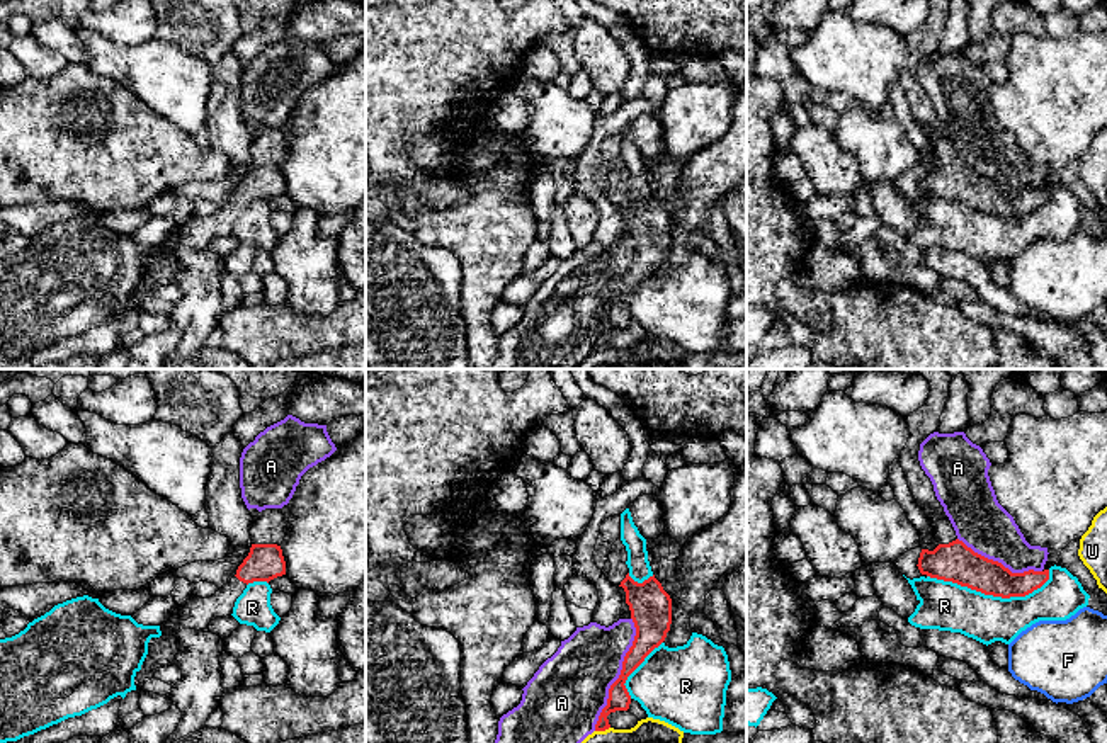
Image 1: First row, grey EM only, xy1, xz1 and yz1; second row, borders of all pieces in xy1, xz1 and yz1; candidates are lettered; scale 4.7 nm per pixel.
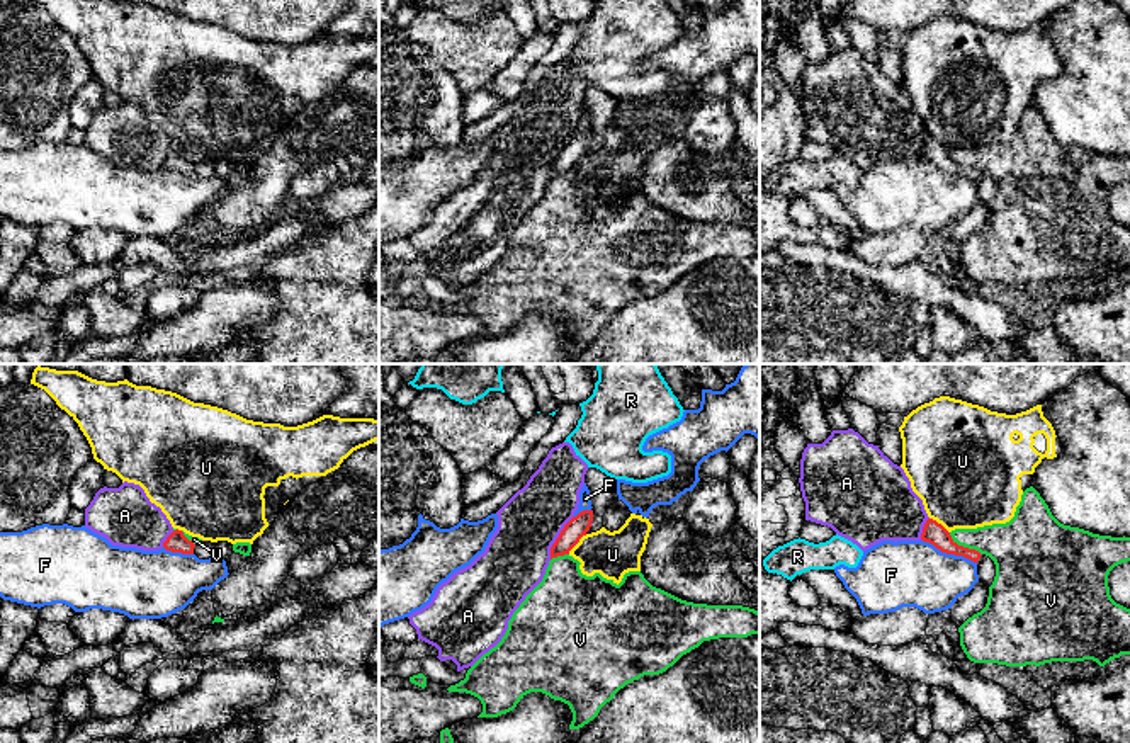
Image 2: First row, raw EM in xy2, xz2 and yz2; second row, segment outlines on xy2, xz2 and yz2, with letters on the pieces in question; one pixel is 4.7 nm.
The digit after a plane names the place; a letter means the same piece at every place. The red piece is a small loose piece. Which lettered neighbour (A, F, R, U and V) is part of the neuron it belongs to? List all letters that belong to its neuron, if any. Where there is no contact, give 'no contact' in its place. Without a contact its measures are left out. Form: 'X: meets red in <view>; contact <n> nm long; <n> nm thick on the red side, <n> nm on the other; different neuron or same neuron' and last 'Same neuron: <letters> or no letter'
A: meets red in xz1; contact 550 nm long; 140 nm thick on the red side, 360 nm on the other; different neuron
F: meets red in yz2; contact 280 nm long; 110 nm thick on the red side, 320 nm on the other; different neuron
R: meets red in yz1; contact 600 nm long; 190 nm thick on the red side, 240 nm on the other; different neuron
U: meets red in xz2; contact 130 nm long; 100 nm thick on the red side, 220 nm on the other; different neuron
V: meets red in yz2; contact 190 nm long; 110 nm thick on the red side, 240 nm on the other; different neuron
Same neuron: no letter

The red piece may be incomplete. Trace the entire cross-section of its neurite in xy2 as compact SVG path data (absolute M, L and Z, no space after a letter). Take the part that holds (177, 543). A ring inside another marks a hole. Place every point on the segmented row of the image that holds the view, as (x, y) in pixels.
M177 529L167 537L163 547L172 553L194 554L195 544Z

